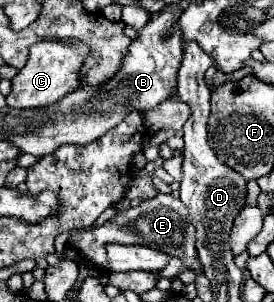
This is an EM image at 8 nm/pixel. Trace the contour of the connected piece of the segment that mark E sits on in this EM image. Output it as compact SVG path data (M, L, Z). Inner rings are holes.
M157 194L153 200L141 202L137 208L129 208L121 212L115 220L109 220L107 224L95 228L95 230L77 230L69 244L81 252L81 256L103 270L107 270L107 254L103 246L107 242L119 242L119 244L139 244L155 250L163 250L169 256L181 256L181 262L187 270L195 270L195 274L203 274L203 266L197 258L195 250L195 226L191 224L187 206L179 198L173 198L171 194Z

